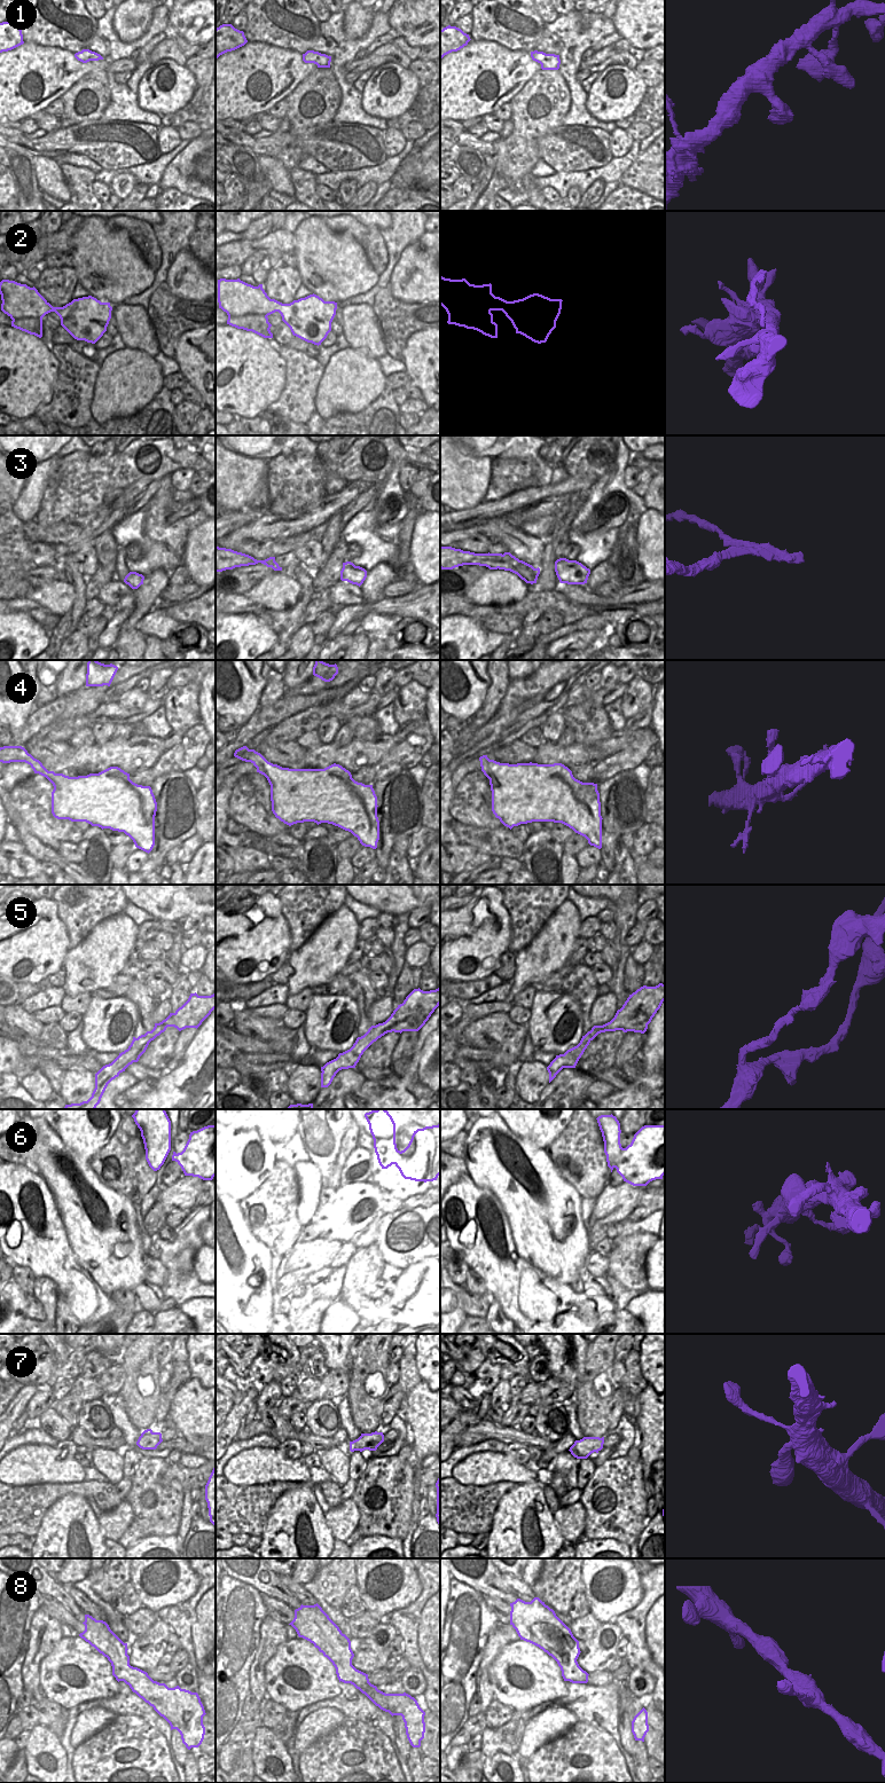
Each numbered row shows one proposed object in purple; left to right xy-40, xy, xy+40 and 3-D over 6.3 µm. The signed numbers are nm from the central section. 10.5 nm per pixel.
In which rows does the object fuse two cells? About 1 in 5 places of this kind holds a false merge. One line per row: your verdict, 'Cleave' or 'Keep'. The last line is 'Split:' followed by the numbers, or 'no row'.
1: Keep
2: Keep
3: Cleave
4: Keep
5: Keep
6: Keep
7: Keep
8: Keep
Split: 3

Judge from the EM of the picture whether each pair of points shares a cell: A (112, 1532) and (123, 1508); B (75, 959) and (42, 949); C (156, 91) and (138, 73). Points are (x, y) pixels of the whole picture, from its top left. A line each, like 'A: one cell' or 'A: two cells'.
A: one cell
B: two cells
C: two cells

